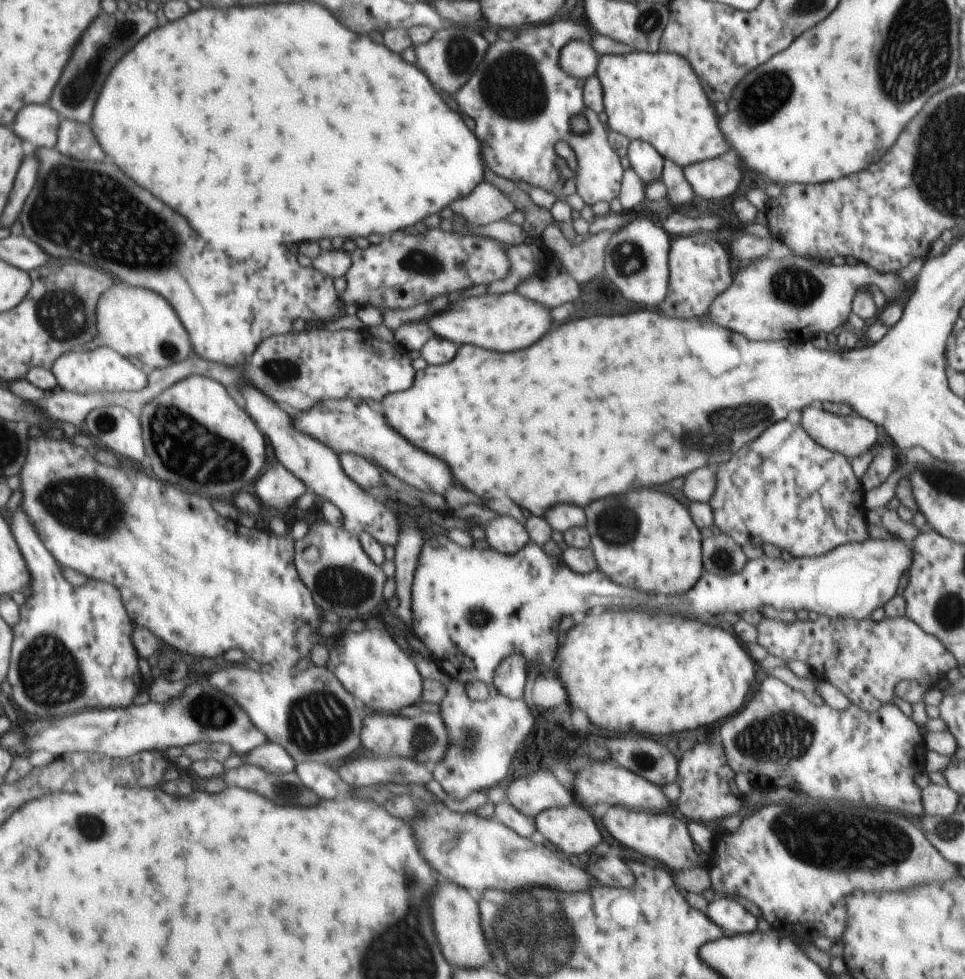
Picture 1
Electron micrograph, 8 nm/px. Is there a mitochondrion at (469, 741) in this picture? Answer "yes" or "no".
yes

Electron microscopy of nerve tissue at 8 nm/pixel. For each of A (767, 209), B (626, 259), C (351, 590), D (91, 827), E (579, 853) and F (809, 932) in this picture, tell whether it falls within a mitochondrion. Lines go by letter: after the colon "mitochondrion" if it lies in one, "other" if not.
A: other
B: mitochondrion
C: mitochondrion
D: mitochondrion
E: other
F: other

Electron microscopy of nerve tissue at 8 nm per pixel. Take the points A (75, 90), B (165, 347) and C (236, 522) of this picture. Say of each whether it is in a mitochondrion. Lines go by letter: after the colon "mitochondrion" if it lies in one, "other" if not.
A: mitochondrion
B: mitochondrion
C: other

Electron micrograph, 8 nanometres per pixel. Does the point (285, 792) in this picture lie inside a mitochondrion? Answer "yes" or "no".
yes

